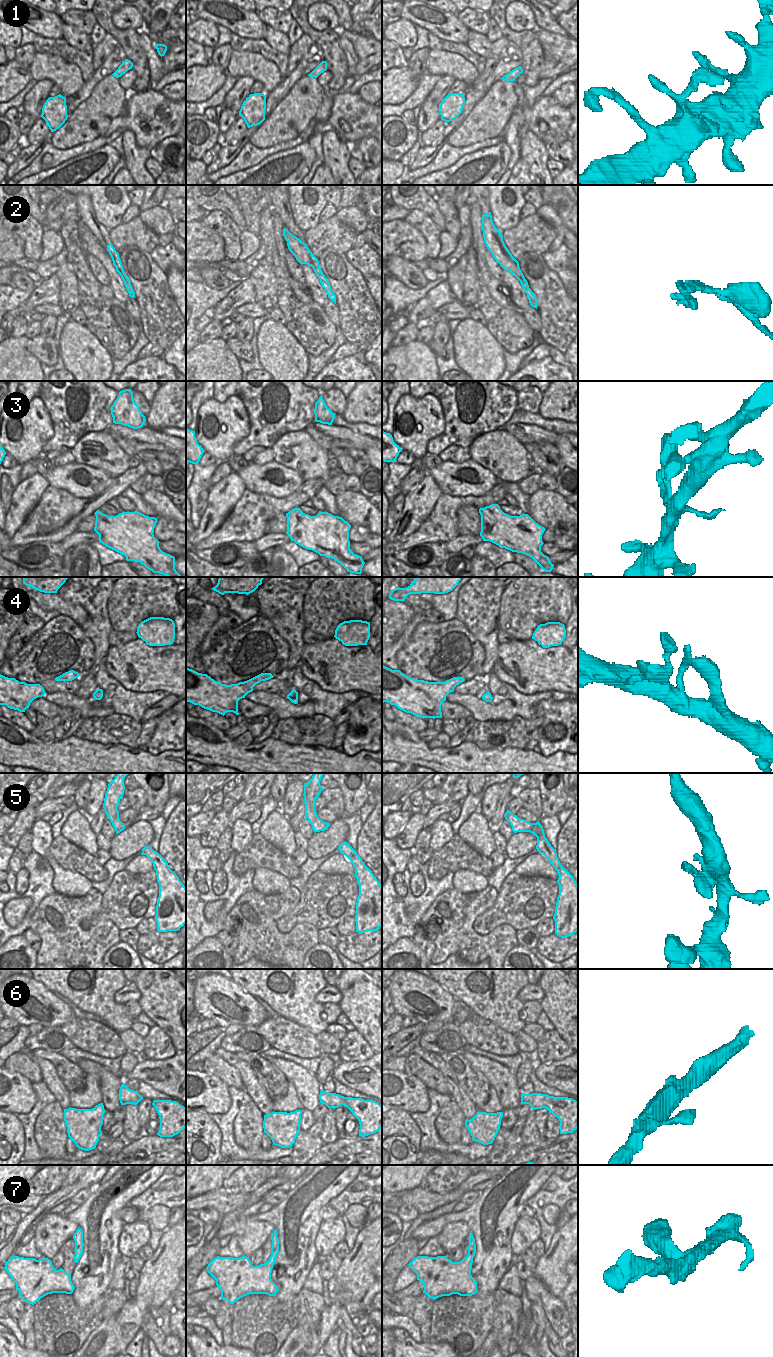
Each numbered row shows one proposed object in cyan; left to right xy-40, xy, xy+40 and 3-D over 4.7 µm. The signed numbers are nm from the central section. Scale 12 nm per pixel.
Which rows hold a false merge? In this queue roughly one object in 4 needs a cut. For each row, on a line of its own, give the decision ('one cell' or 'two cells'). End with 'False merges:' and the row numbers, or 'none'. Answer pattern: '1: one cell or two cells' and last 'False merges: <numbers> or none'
1: one cell
2: two cells
3: one cell
4: one cell
5: one cell
6: one cell
7: one cell
False merges: 2

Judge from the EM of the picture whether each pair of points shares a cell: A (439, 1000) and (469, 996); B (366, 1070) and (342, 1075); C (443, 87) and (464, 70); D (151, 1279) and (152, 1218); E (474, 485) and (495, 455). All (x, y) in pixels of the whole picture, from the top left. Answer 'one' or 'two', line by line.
A: two
B: one
C: two
D: two
E: two

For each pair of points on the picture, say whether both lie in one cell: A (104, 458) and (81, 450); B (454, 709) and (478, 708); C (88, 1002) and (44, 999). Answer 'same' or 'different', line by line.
A: same
B: different
C: different

